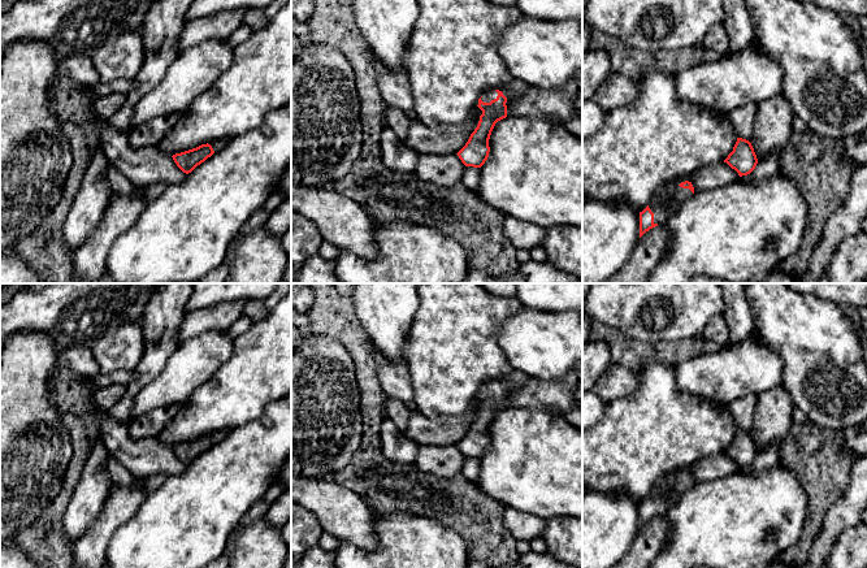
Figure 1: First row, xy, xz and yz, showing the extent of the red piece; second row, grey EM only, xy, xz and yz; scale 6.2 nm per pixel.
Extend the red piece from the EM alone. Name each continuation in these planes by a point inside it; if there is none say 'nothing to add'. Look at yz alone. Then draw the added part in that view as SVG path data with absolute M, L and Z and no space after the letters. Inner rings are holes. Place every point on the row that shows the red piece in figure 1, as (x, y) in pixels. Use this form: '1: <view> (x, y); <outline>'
1: yz (666, 202); M690 177L677 178L663 185L653 196L649 208L654 213L654 224L664 224L675 214L680 205L693 195L689 188L682 188L681 182L690 181Z

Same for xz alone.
1: xz (516, 87); M512 78L512 81L503 86L499 91L502 91L507 100L510 100L512 97L525 95L529 90L530 86L528 83L517 78Z
2: xz (488, 96); M491 90L491 91L486 91L486 92L482 95L481 100L482 100L484 103L490 103L491 100L497 99L497 96L498 96L498 92L497 92L495 90Z

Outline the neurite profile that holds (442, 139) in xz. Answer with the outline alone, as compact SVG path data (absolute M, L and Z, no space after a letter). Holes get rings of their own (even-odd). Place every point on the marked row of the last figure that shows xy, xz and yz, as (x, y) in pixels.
M477 107L472 120L454 126L426 127L413 121L403 143L420 153L458 153L478 125L482 110Z

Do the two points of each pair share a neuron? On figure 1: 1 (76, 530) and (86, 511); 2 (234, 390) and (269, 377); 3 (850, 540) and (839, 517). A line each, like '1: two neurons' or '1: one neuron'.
1: one neuron
2: one neuron
3: two neurons

